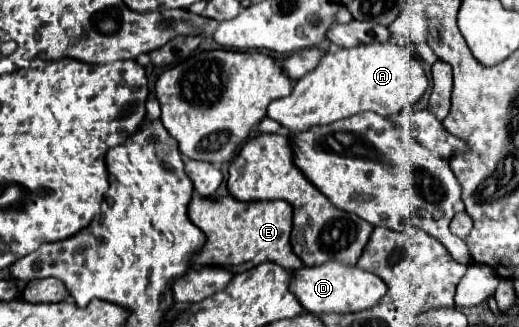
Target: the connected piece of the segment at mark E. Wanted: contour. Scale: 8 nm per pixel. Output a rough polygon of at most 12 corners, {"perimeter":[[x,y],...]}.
{"perimeter":[[193,195],[191,267],[303,267],[287,201]]}

